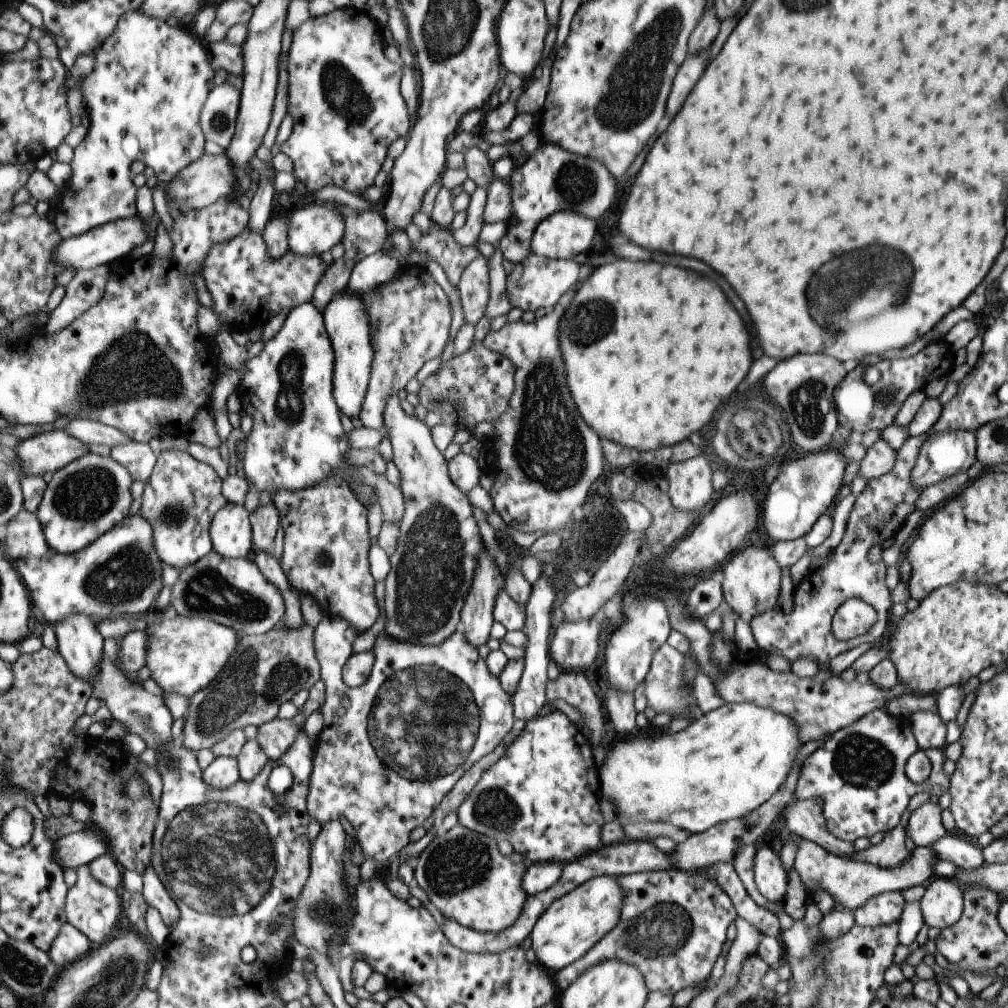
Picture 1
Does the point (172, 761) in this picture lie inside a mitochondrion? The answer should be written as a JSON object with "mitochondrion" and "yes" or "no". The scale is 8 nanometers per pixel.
{"mitochondrion":"yes"}

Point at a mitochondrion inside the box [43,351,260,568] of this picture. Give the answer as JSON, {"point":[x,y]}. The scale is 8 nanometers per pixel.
{"point":[88,494]}

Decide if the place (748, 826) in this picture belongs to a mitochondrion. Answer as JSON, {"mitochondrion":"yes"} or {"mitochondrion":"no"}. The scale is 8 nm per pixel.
{"mitochondrion":"no"}

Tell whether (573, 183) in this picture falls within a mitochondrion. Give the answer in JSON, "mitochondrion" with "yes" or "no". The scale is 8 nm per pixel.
{"mitochondrion":"yes"}

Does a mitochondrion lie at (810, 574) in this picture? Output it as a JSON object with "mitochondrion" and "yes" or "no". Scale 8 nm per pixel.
{"mitochondrion":"no"}

